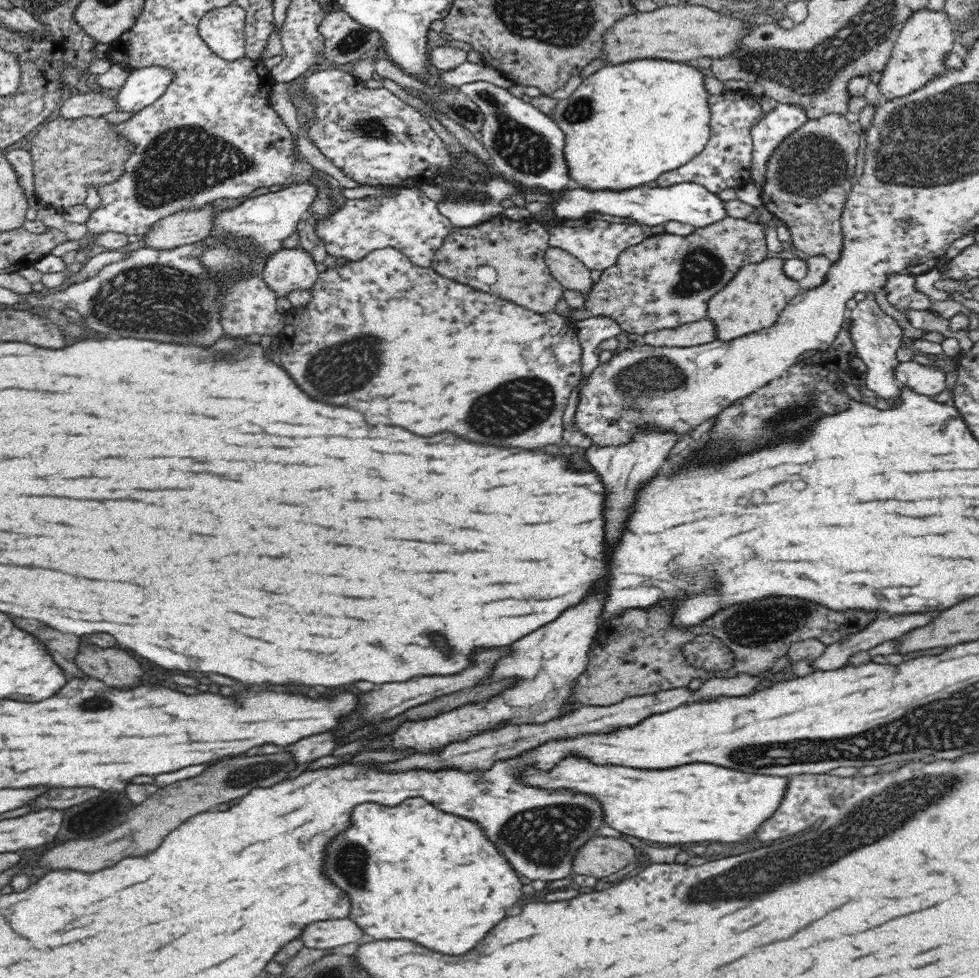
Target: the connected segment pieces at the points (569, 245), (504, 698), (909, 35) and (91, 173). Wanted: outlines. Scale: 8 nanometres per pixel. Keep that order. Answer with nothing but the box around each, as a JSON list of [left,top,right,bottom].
[[547,219,646,271],[340,596,600,754],[877,6,954,99],[30,117,131,211]]

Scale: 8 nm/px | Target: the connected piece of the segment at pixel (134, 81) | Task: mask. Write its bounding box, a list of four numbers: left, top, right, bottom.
[112,67,173,112]

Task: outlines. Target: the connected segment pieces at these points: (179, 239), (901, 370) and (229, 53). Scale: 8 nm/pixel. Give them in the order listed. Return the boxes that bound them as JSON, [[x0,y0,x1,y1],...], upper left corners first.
[[139,204,214,250],[895,361,946,396],[197,3,246,63]]

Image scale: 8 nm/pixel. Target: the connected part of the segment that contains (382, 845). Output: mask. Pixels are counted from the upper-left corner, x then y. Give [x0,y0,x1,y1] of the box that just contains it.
[322,796,522,954]

